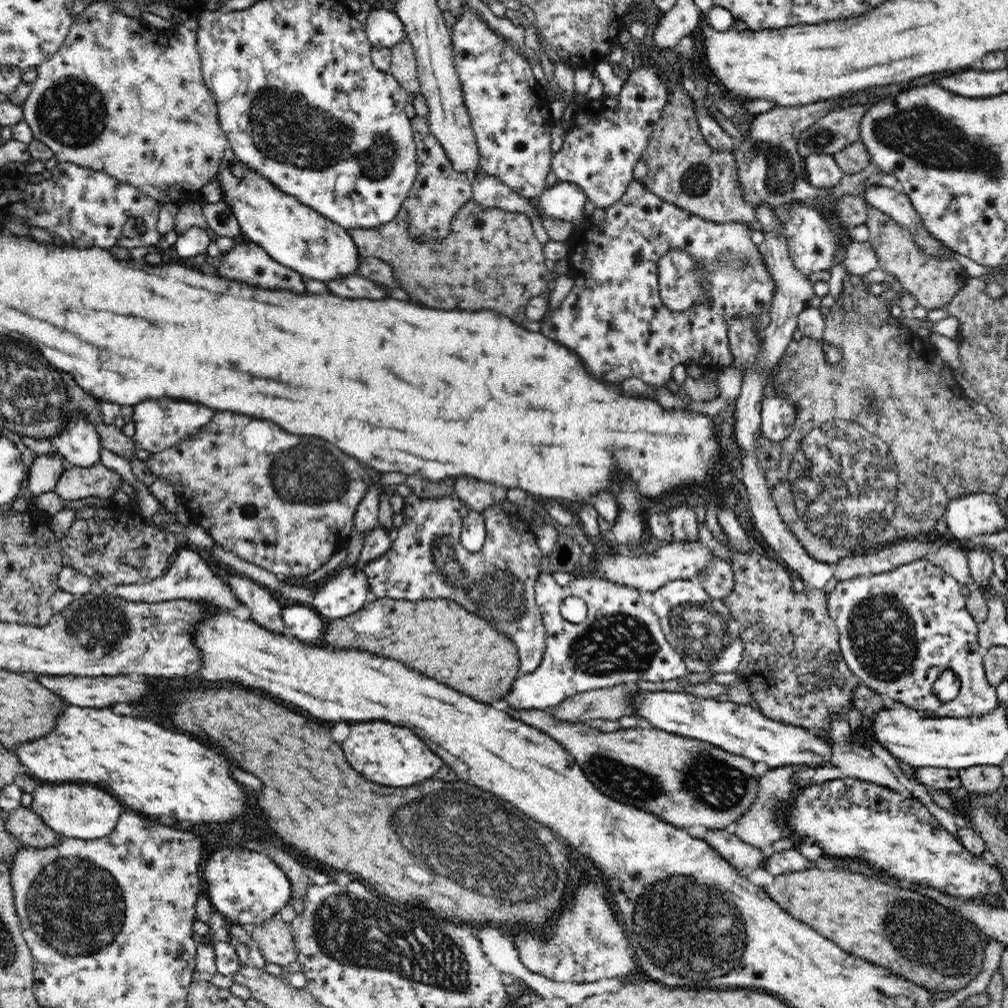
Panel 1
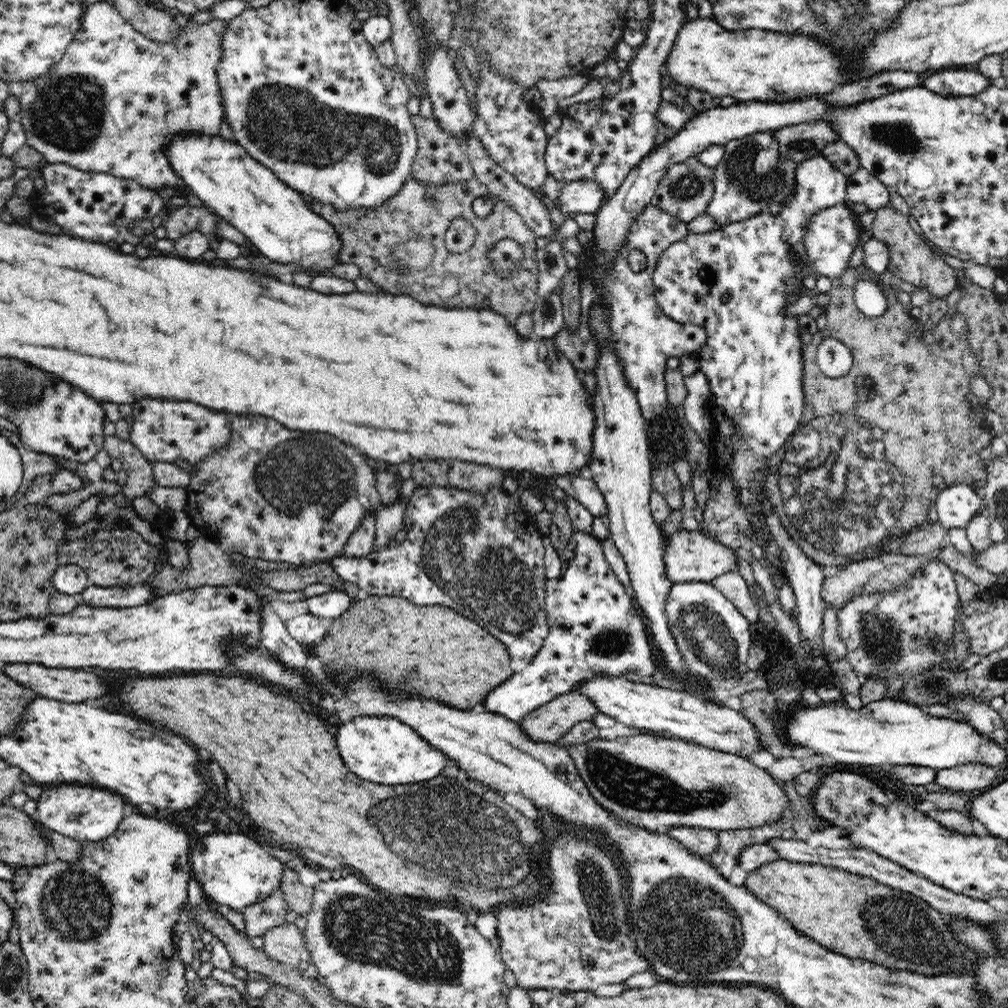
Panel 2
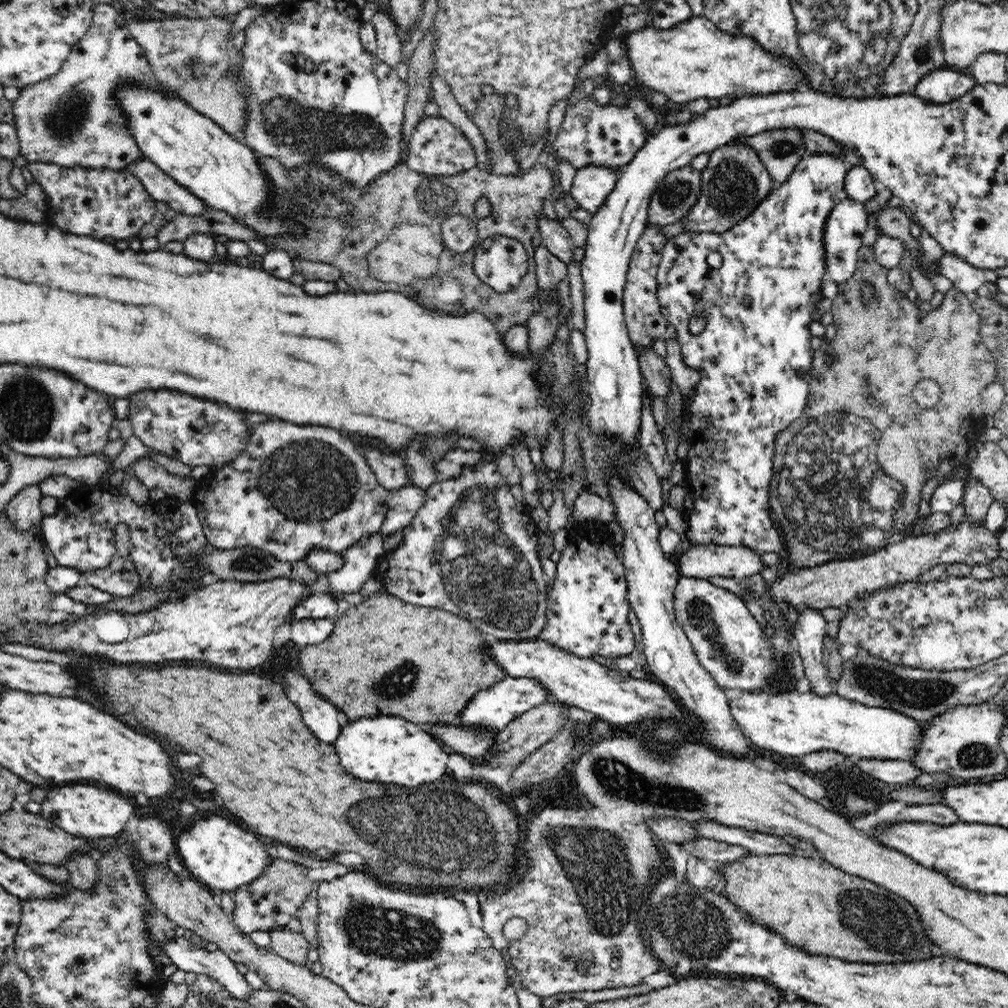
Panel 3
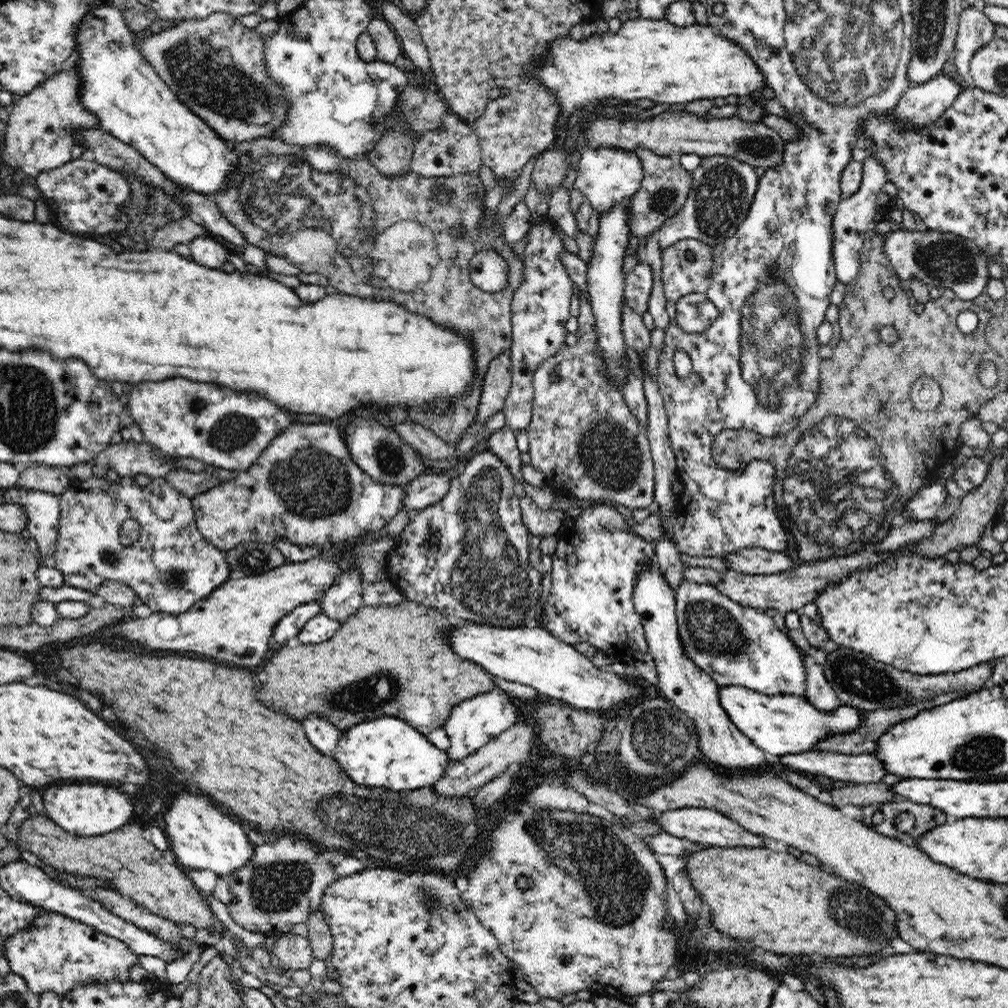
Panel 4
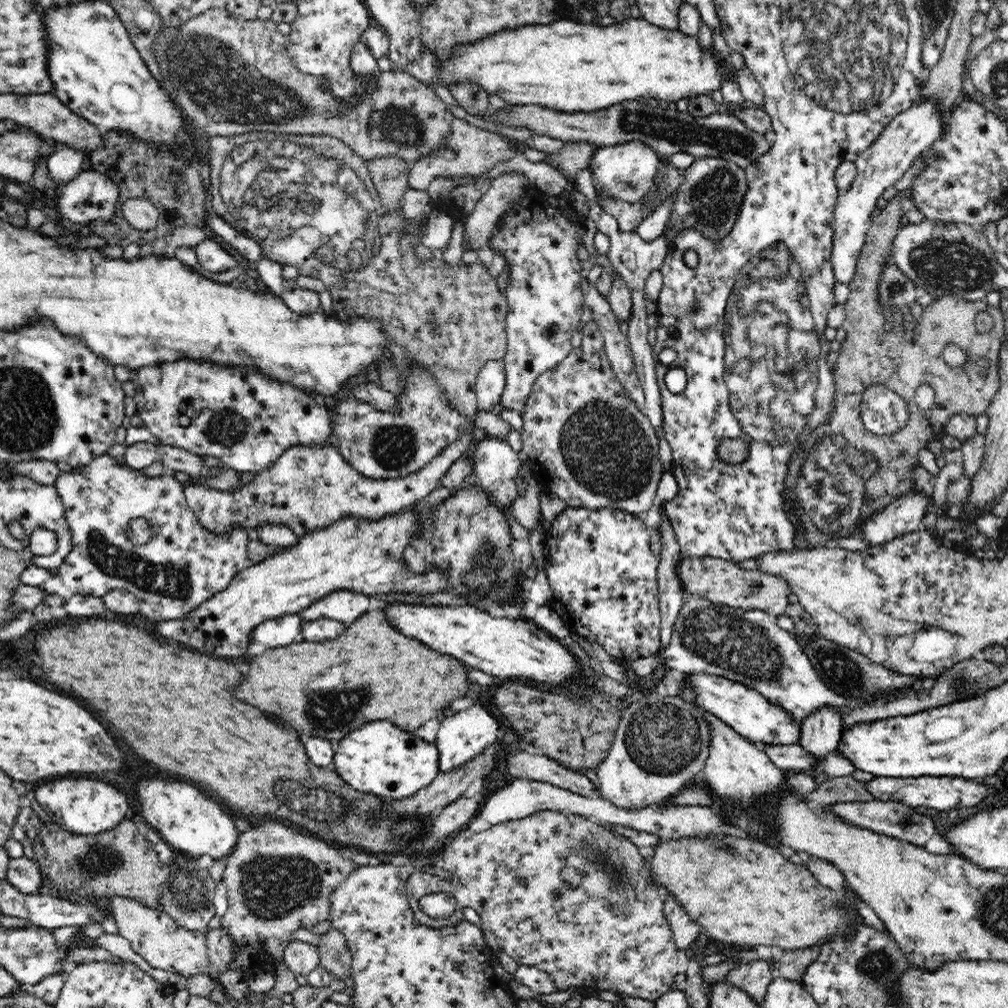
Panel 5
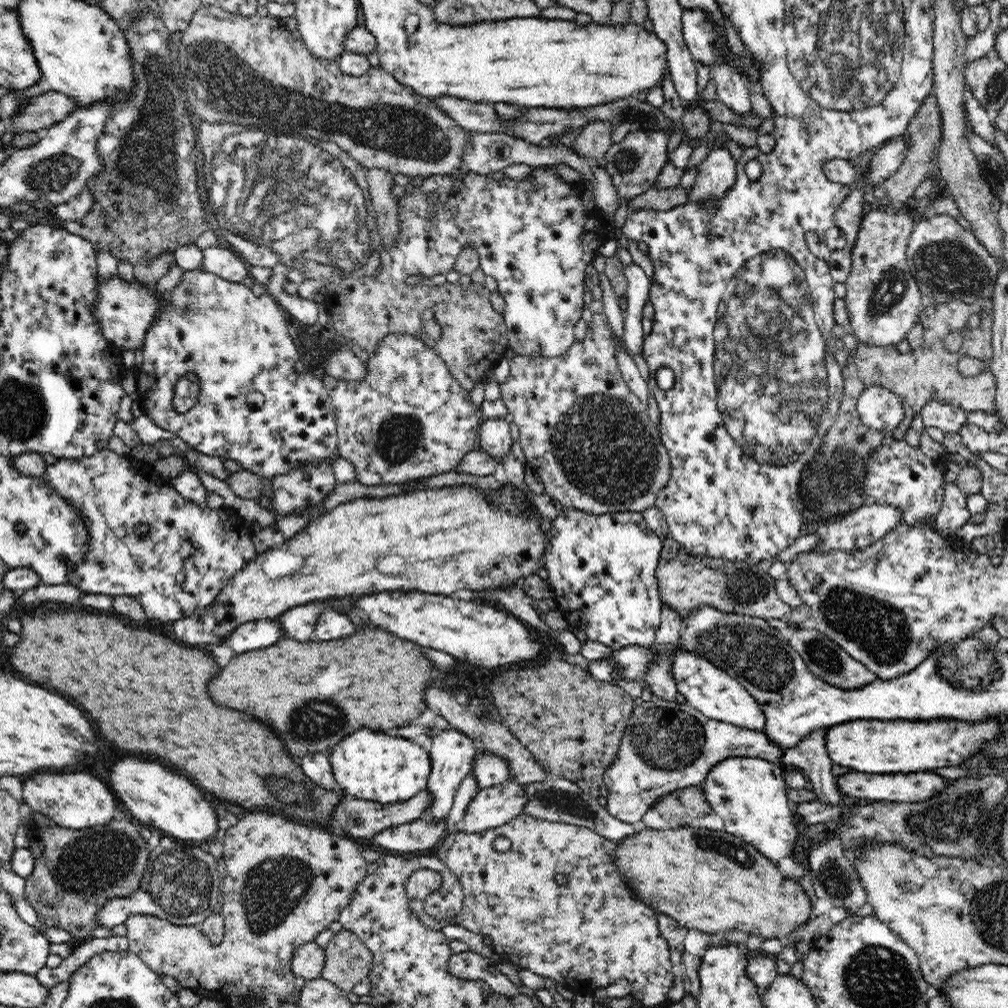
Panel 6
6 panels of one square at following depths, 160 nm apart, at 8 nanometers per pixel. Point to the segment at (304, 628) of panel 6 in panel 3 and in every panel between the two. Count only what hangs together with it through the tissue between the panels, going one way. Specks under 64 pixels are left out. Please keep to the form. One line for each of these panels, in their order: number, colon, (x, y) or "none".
3: (360, 560)
4: (344, 598)
5: (346, 606)

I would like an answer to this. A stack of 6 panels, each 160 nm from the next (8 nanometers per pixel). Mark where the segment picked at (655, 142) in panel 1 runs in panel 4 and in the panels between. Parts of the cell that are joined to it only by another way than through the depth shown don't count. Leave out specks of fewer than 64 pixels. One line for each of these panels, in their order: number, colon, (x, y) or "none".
2: (687, 188)
3: (676, 193)
4: (664, 189)

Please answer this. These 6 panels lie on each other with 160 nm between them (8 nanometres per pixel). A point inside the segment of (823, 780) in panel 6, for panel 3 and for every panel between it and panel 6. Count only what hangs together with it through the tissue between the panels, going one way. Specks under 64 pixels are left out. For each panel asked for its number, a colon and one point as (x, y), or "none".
3: (809, 631)
4: (819, 692)
5: (820, 733)

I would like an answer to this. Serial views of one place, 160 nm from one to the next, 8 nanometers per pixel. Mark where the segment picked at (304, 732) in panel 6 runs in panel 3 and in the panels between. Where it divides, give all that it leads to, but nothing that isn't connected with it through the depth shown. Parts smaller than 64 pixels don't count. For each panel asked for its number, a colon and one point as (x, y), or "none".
3: (385, 656)
4: (386, 660)
5: (391, 676)

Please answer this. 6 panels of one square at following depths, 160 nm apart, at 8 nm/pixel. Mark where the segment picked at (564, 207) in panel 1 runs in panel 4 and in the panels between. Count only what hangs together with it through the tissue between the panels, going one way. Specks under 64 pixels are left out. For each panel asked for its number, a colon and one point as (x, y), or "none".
2: (585, 196)
3: (592, 184)
4: (606, 175)

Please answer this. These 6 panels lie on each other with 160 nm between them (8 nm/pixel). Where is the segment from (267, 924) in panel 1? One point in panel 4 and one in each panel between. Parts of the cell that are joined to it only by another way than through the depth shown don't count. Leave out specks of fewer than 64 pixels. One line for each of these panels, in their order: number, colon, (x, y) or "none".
2: (285, 944)
3: (293, 947)
4: (295, 953)

